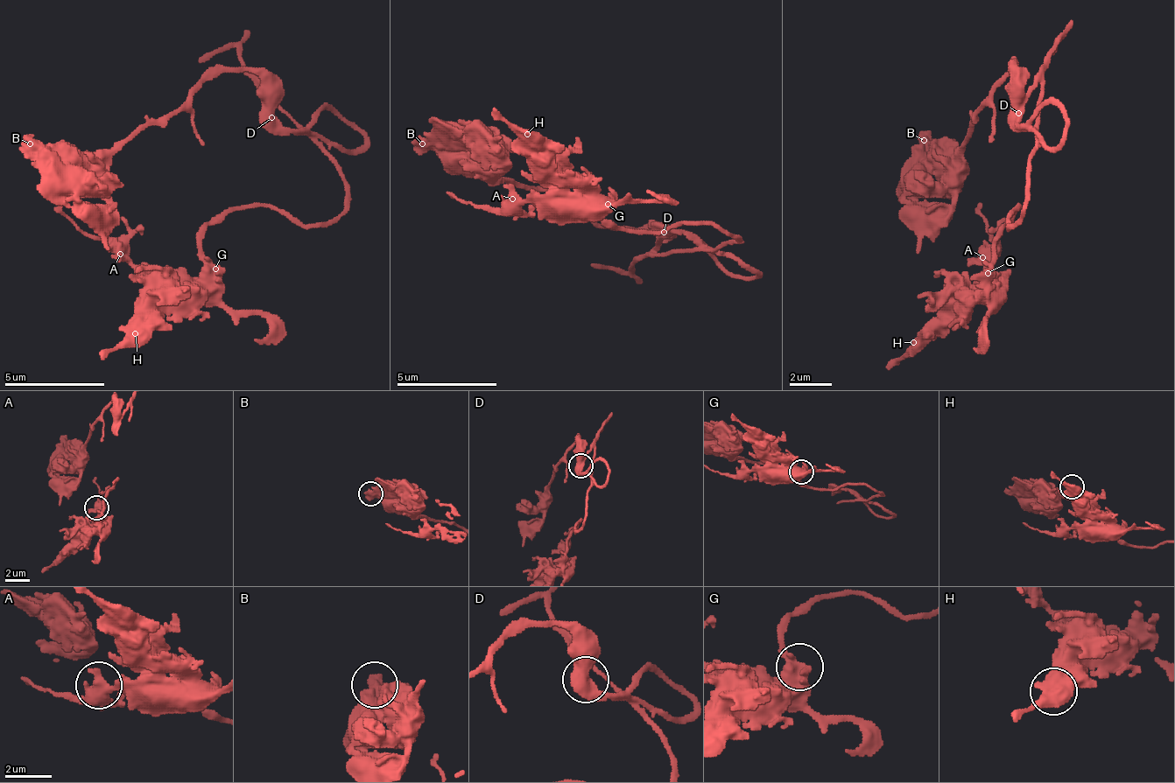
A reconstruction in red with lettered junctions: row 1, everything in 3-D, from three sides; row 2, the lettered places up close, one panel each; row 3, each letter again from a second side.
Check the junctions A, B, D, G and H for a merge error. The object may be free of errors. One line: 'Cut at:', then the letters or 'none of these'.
Cut at: none of these

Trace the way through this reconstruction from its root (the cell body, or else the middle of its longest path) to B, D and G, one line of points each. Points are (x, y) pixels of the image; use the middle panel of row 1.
B: (728, 243), (702, 248), (663, 228), (597, 228), (552, 188), (457, 173), (422, 143)
D: (728, 243), (702, 248), (683, 234), (663, 234)
G: (728, 243), (737, 239), (718, 223), (678, 223), (667, 234), (613, 228), (593, 208), (608, 204)

